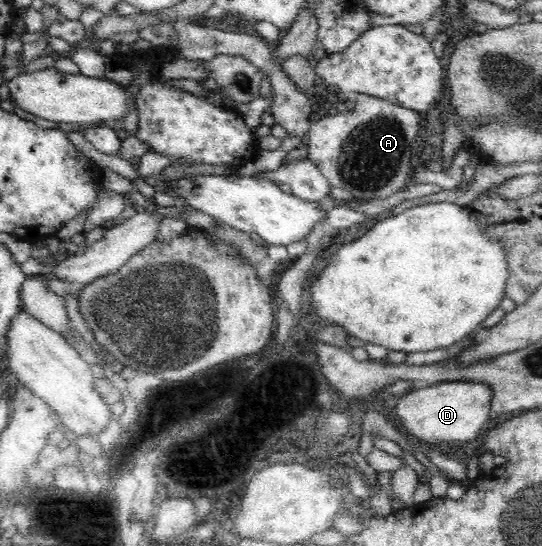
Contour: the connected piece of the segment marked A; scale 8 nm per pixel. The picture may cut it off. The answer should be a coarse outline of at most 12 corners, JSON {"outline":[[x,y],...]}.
{"outline":[[366,94],[316,117],[308,160],[359,201],[406,186],[419,113]]}

